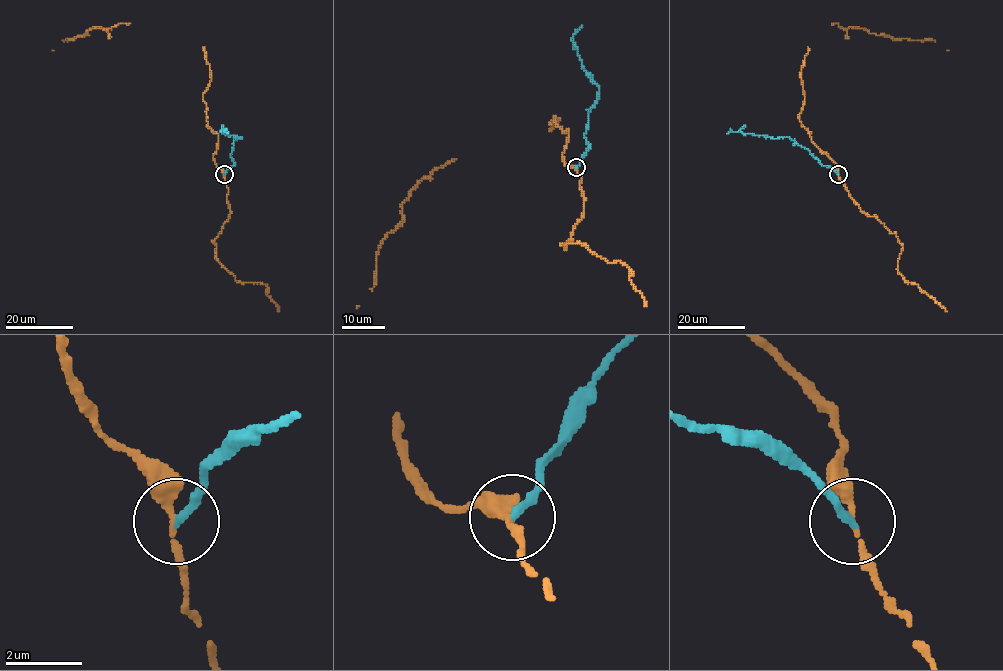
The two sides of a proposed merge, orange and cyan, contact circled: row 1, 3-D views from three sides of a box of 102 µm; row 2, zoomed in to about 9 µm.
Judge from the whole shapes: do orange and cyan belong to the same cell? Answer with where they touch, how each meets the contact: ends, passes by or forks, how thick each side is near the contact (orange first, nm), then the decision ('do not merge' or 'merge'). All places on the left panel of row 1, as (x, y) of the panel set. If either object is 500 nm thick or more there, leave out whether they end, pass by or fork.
(224, 174) | orange passes by | cyan ends | 200/220 nm | do not merge

